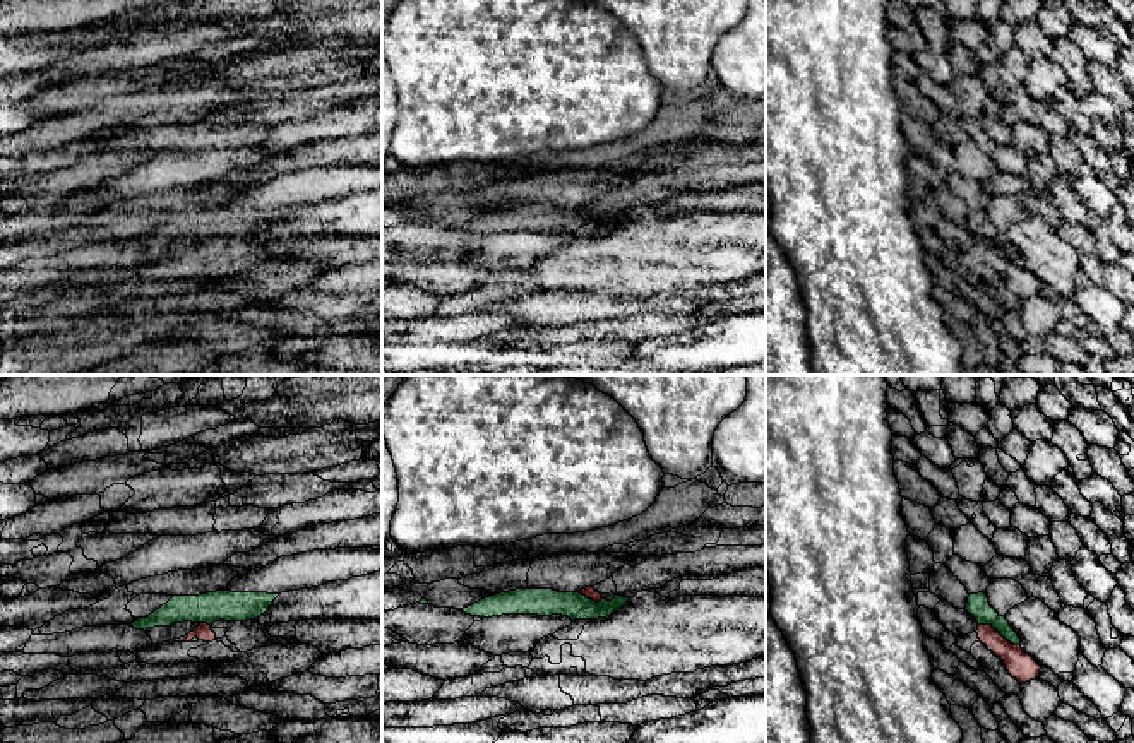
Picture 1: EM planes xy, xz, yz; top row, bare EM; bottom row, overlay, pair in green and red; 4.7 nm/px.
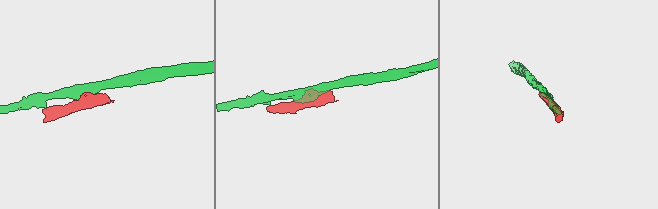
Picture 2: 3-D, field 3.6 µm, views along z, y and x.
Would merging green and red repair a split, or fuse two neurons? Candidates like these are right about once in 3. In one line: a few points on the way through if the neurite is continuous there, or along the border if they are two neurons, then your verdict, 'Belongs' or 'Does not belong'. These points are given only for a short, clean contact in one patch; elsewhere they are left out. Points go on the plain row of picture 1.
Boundary: yz (978, 240), (989, 240), (1020, 262). Does not belong

